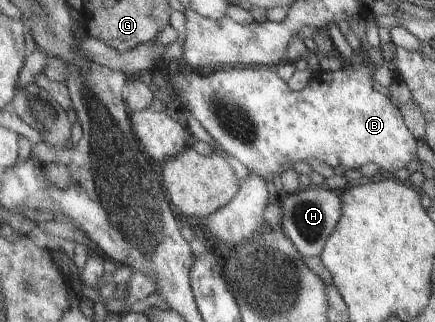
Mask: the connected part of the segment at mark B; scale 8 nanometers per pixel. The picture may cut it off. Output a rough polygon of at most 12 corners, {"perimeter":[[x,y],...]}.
{"perimeter":[[267,65],[167,72],[263,180],[317,159],[391,175],[416,157],[362,66],[298,91]]}

